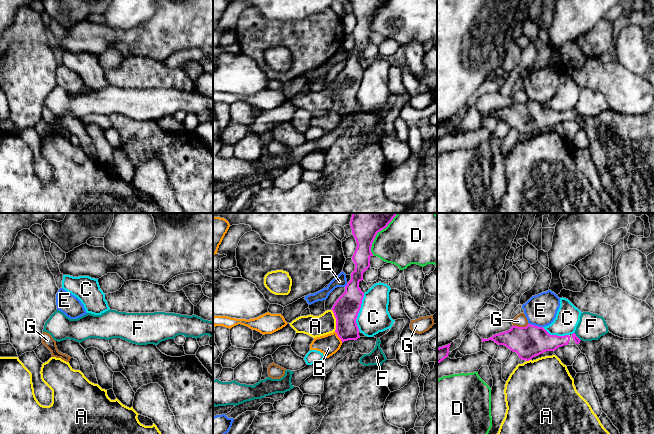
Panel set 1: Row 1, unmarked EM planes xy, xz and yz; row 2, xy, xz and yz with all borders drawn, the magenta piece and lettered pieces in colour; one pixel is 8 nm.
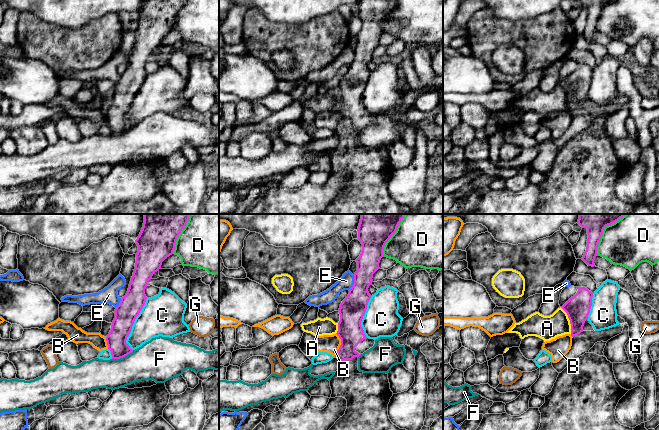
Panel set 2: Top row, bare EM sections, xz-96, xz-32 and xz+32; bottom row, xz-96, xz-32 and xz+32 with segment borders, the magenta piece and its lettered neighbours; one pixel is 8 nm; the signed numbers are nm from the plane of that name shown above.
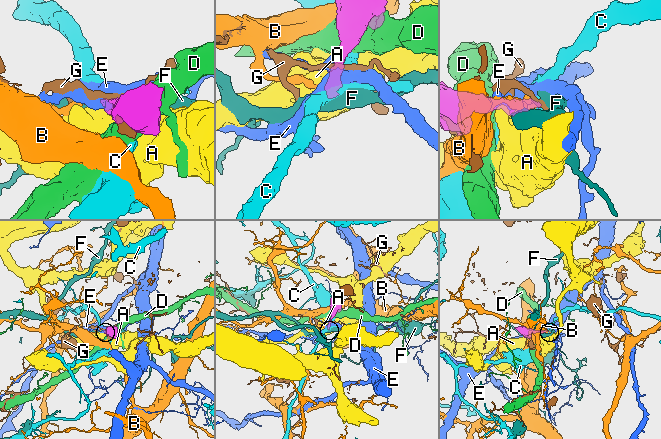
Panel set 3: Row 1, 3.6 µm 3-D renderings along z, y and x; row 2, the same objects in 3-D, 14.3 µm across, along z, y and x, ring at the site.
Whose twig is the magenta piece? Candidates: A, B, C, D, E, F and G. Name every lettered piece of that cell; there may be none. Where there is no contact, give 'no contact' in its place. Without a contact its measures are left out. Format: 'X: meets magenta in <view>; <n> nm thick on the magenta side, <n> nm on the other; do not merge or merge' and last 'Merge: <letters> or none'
A: meets magenta in xz; 200 nm thick on the magenta side, 180 nm on the other; do not merge
B: meets magenta in xz; 200 nm thick on the magenta side, 170 nm on the other; do not merge
C: meets magenta in xz; 200 nm thick on the magenta side, 260 nm on the other; do not merge
D: meets magenta in xz; 170 nm thick on the magenta side, 340 nm on the other; do not merge
E: meets magenta in yz; 260 nm thick on the magenta side, 260 nm on the other; do not merge
F: meets magenta in yz; 50 nm thick on the magenta side, 220 nm on the other; do not merge
G: meets magenta in yz; 260 nm thick on the magenta side, 100 nm on the other; do not merge
Merge: none

